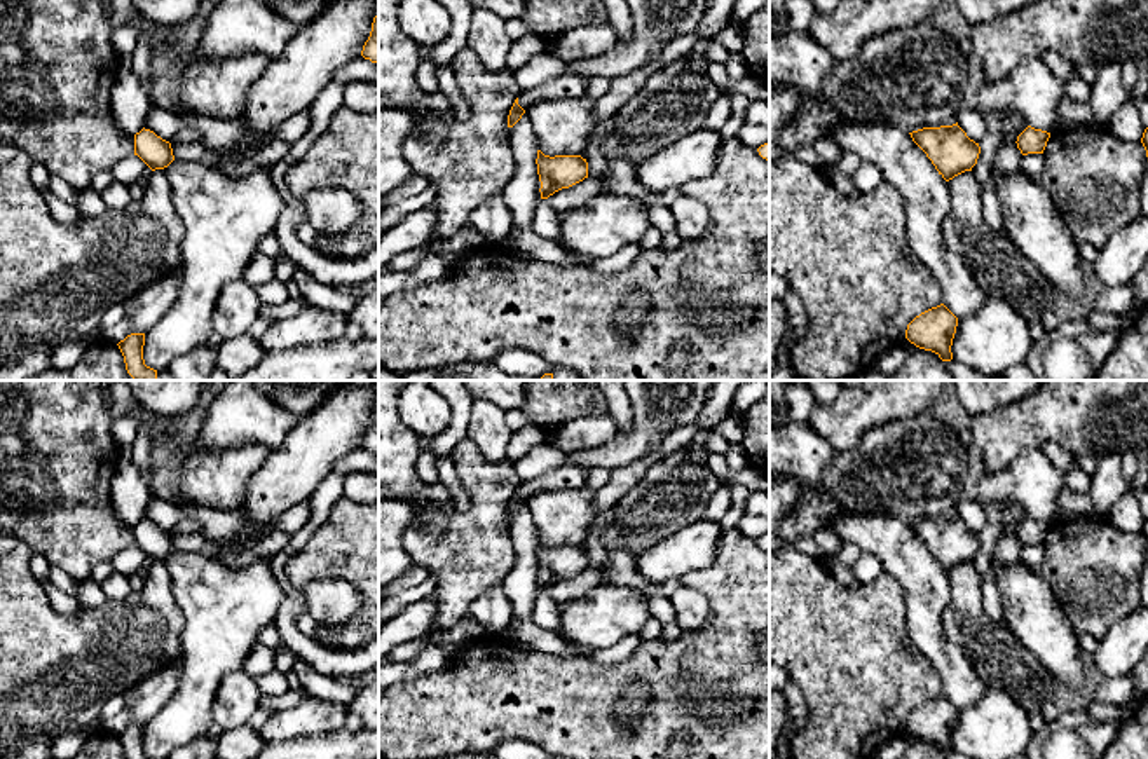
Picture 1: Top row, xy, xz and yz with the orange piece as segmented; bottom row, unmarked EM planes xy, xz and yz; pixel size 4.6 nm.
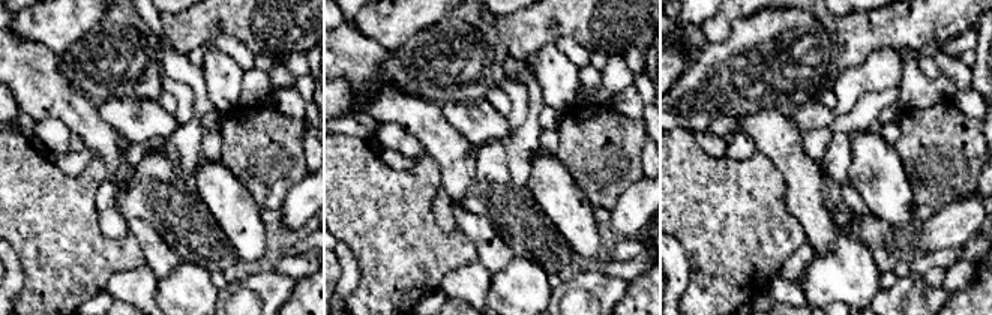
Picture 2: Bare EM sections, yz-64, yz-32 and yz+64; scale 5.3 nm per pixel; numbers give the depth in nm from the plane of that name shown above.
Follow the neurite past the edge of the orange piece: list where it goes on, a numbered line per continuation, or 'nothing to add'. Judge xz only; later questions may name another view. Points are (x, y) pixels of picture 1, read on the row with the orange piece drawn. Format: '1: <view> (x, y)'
nothing to add

